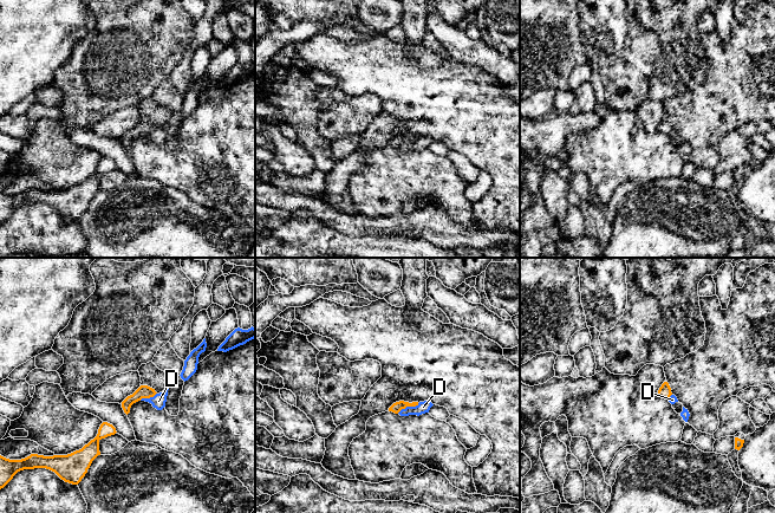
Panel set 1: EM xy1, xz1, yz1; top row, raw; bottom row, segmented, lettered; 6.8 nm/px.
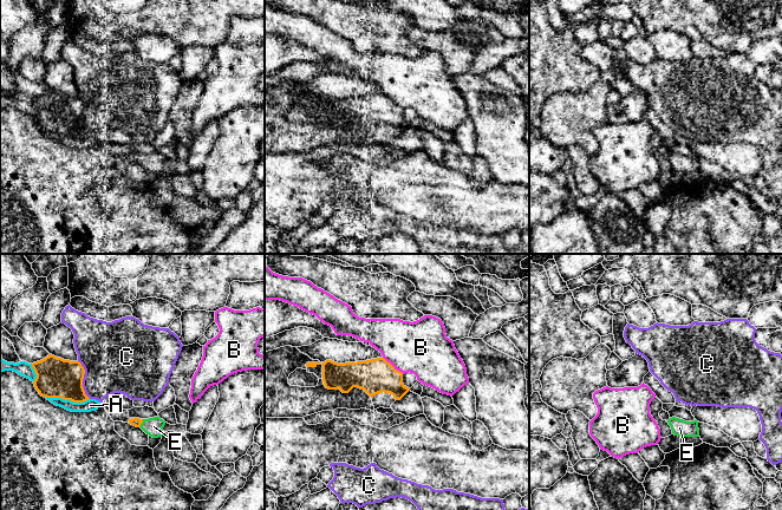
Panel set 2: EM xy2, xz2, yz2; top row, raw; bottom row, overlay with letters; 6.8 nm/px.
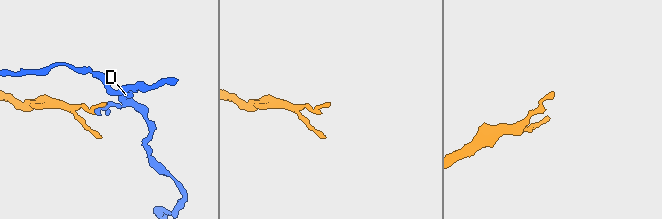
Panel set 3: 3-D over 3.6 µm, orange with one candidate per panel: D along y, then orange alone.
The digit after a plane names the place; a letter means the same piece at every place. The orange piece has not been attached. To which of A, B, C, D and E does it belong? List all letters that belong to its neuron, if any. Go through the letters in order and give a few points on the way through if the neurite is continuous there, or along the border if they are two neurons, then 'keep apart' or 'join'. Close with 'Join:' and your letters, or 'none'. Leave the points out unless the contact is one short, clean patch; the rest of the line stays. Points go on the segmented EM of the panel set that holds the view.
A: keep apart
B: keep apart
C: keep apart
D: along xz1 (418, 403), (402, 408), (397, 413) | keep apart
E: across xy2 (136, 422), (142, 422), (154, 426) | join
Join: E

